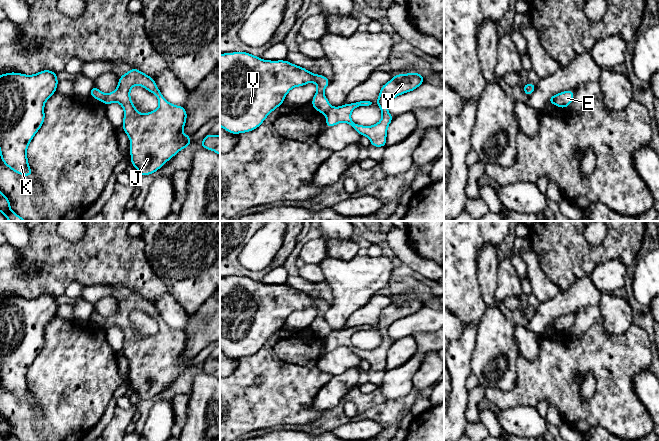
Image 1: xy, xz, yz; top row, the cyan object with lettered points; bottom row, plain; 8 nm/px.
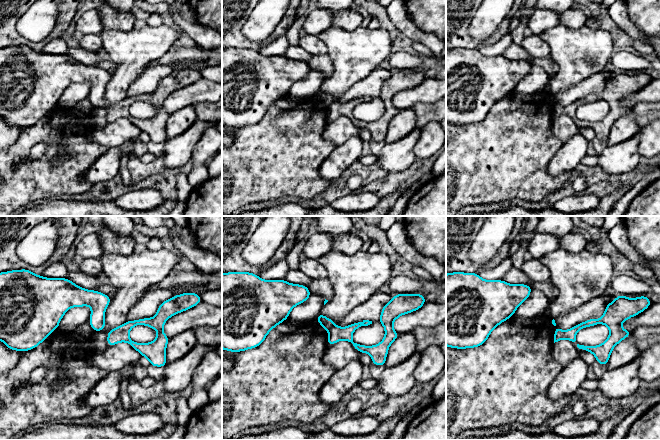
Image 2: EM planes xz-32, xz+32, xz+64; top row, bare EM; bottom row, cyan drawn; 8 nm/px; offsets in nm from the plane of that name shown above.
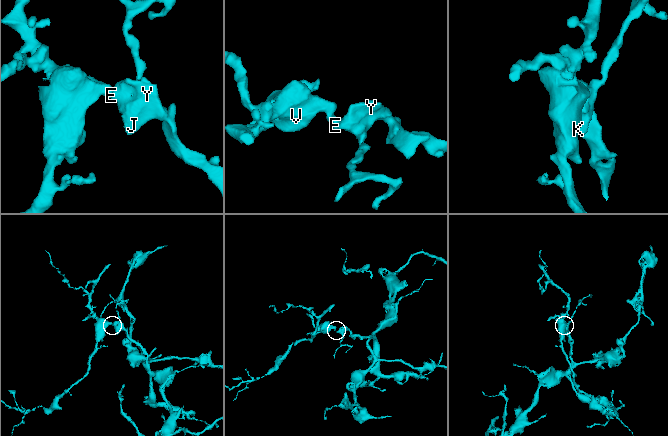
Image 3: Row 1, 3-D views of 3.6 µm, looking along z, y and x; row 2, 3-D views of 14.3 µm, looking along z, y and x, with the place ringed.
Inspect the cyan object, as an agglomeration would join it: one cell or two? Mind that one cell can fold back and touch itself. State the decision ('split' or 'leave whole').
split

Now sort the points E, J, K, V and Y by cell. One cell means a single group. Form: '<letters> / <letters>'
E J Y / K V

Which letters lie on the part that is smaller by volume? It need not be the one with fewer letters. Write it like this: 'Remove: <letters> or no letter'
Remove: K, V

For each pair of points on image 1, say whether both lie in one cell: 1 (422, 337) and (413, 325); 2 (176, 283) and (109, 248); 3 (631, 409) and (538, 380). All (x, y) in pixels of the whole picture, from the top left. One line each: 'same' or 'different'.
1: different
2: different
3: same

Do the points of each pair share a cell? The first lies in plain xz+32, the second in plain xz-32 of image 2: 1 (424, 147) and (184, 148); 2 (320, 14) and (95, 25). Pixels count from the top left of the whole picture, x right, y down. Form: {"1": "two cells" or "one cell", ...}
{"1": "two cells", "2": "one cell"}

